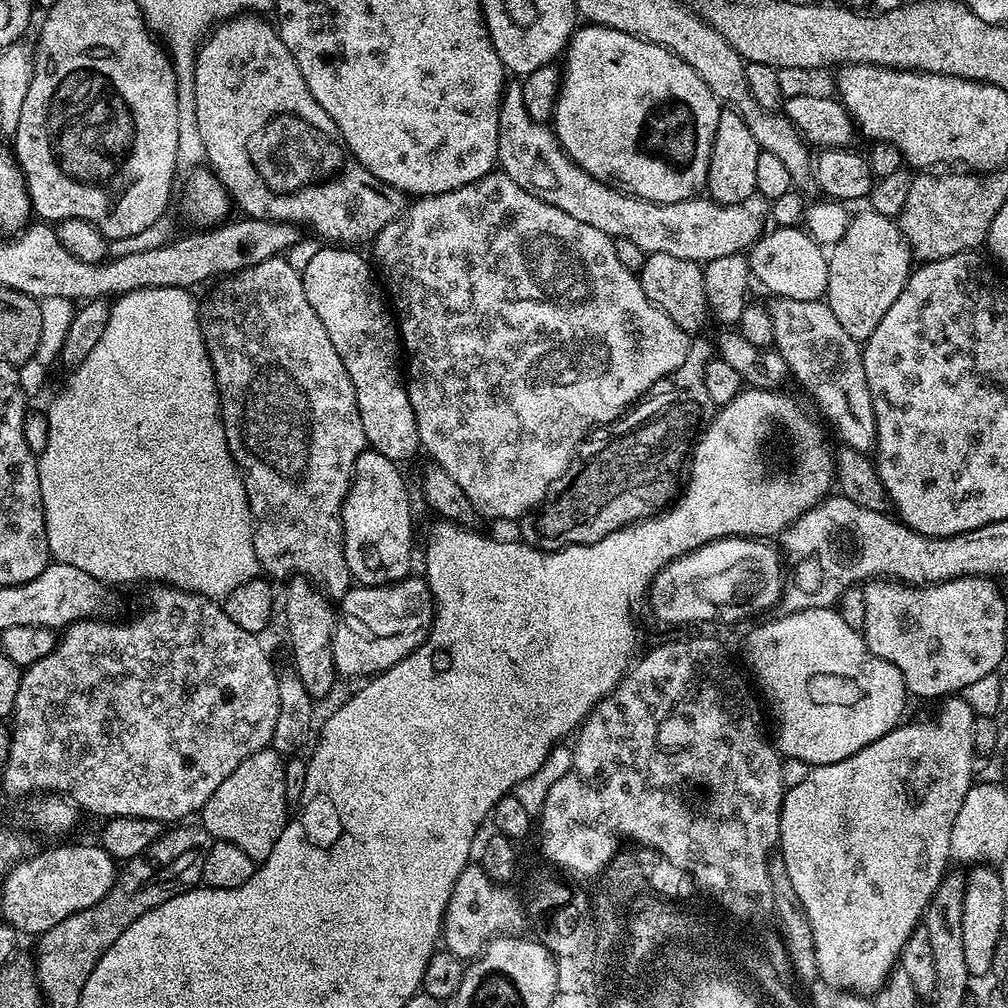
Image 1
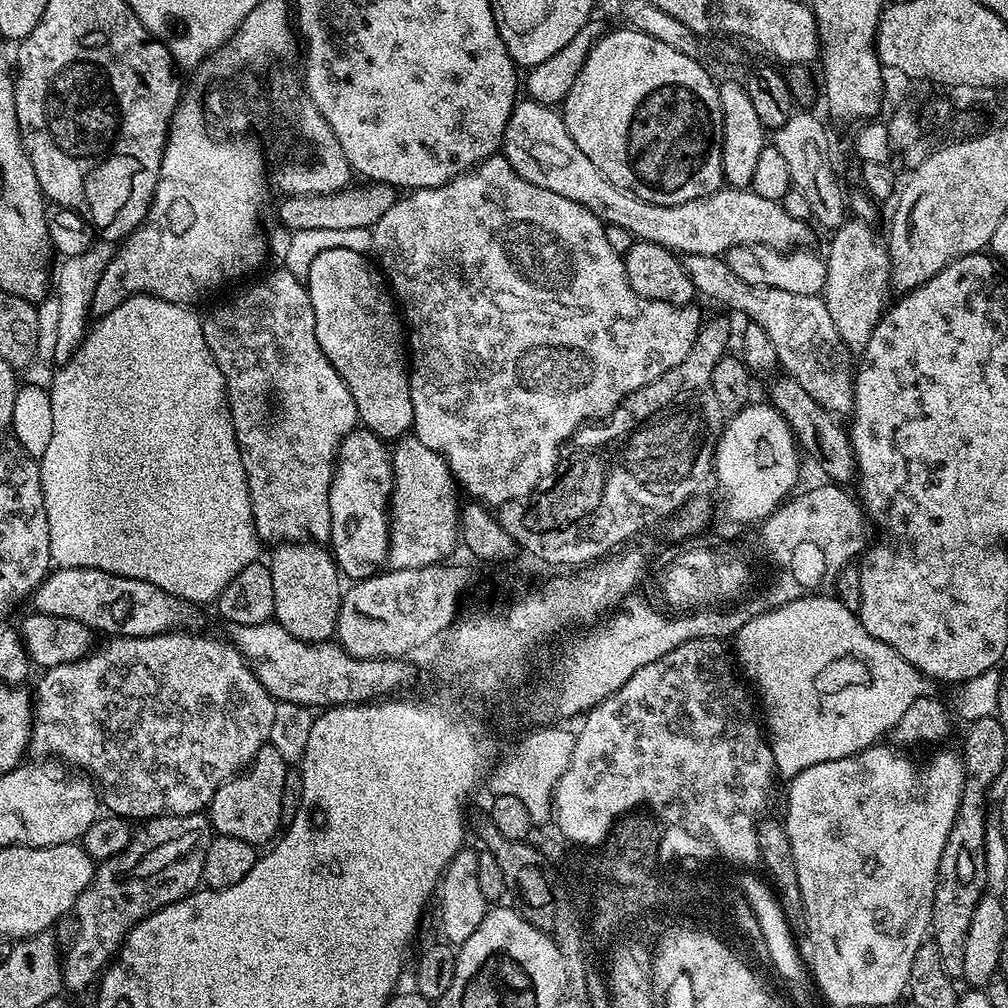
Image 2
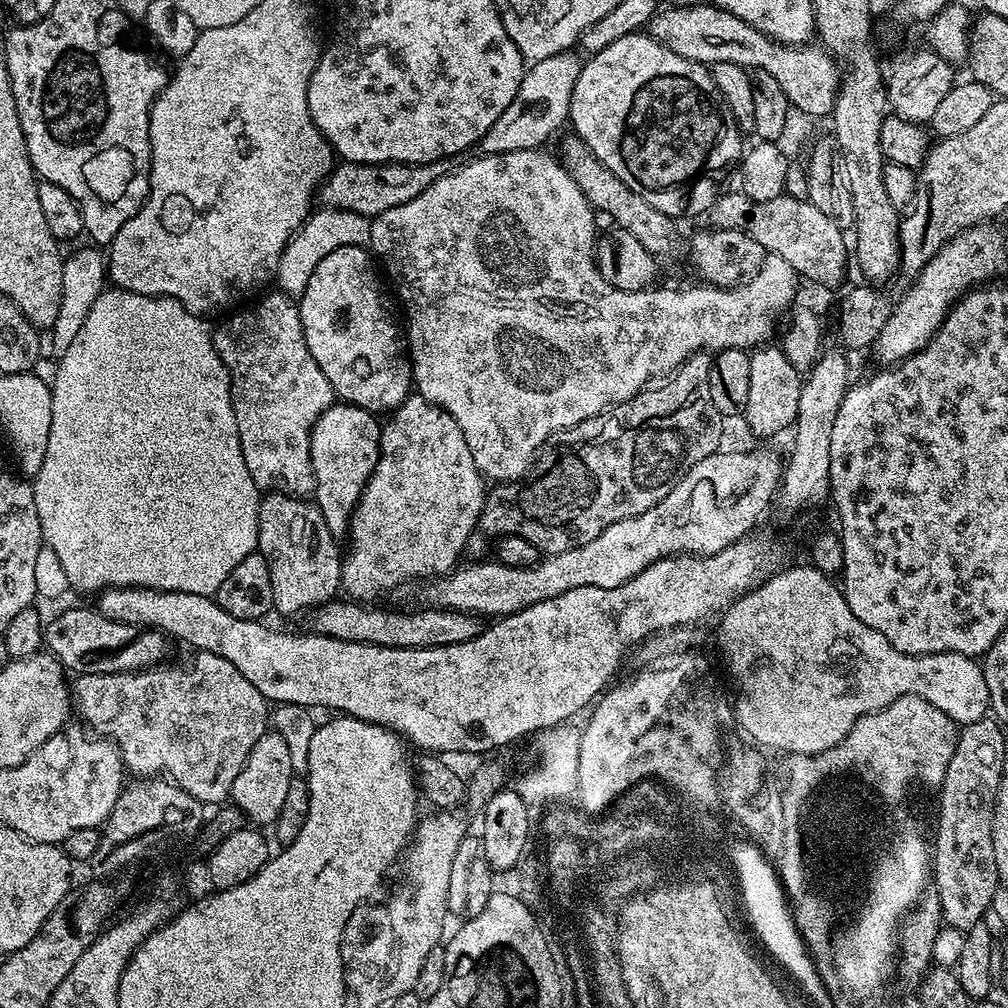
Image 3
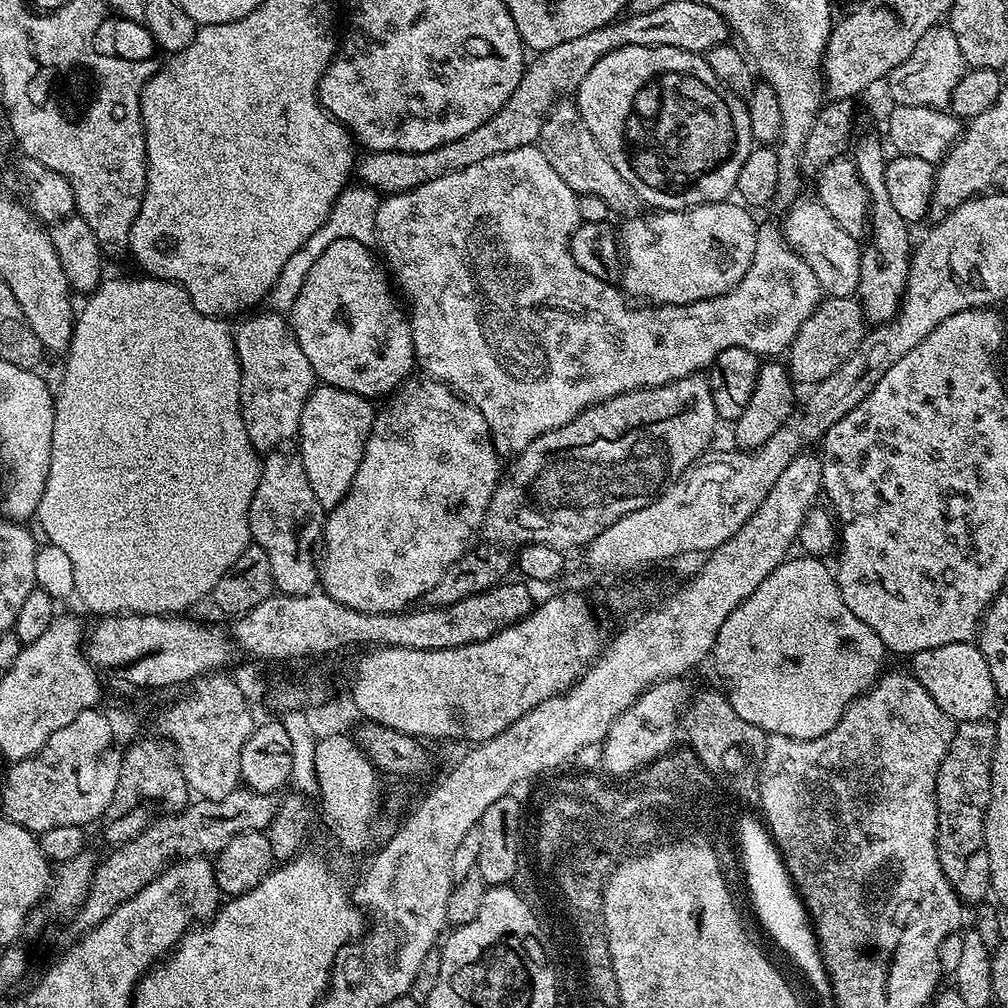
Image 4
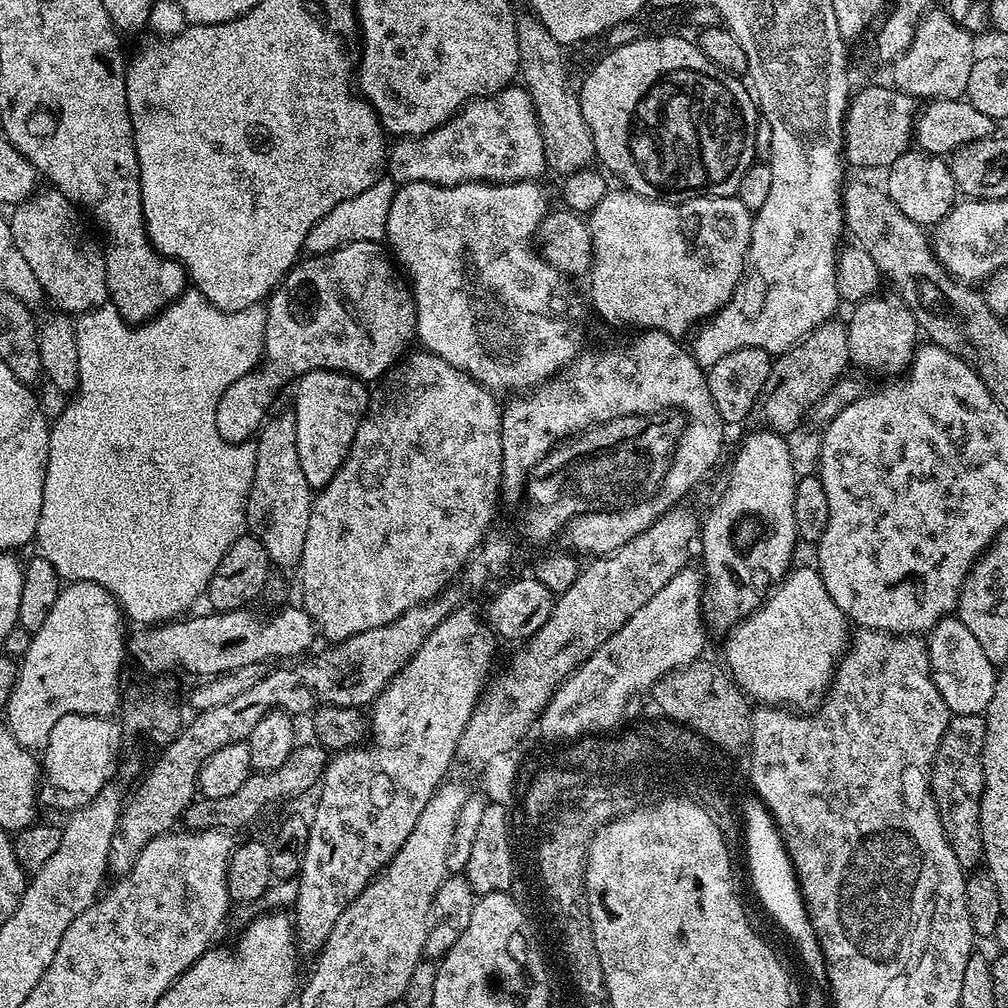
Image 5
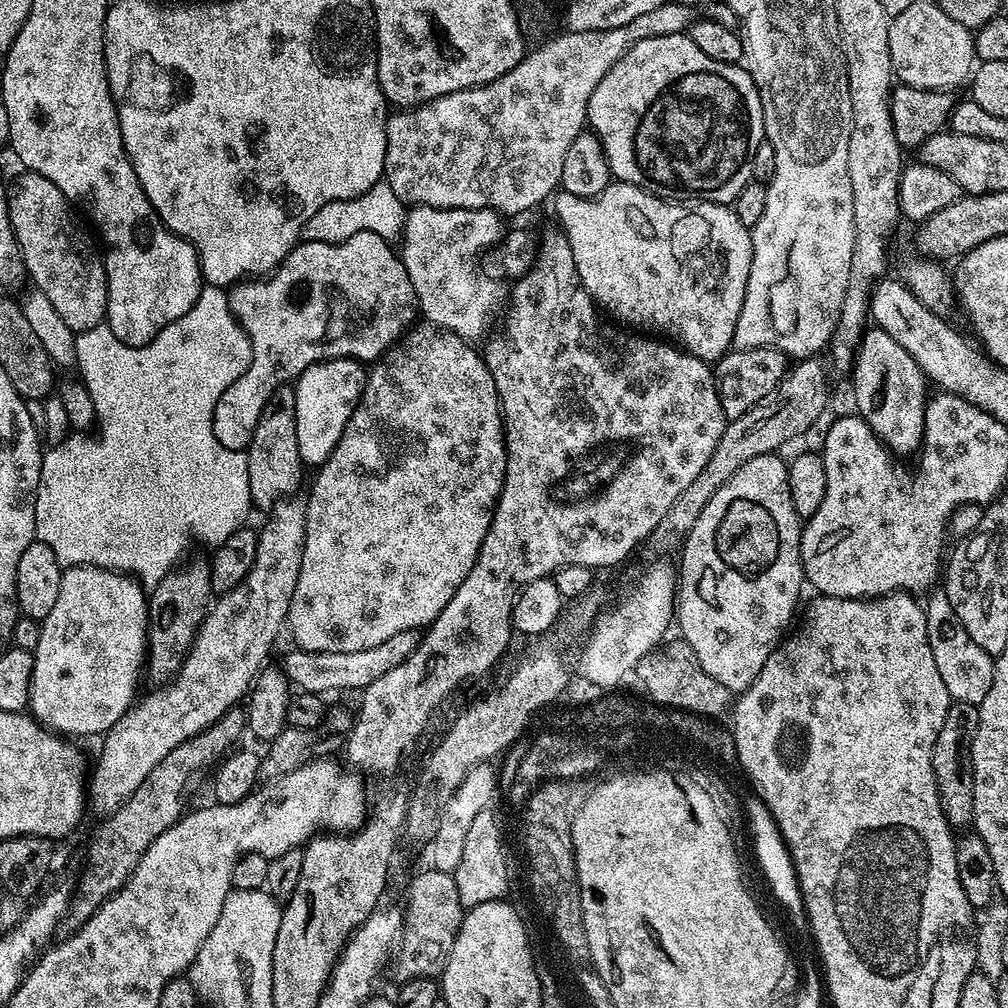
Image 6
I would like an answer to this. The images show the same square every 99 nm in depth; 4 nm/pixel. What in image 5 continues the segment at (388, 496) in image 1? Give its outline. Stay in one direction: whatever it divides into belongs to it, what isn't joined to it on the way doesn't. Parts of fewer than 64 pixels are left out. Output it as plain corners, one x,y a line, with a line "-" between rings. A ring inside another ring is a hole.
331,368
314,369
301,376
296,388
296,429
298,430
298,462
302,462
302,474
306,474
306,482
313,490
325,488
338,474
338,470
344,465
344,459
348,456
350,446
354,442
354,434
358,430
360,420
368,408
370,388
365,381
357,380
348,373

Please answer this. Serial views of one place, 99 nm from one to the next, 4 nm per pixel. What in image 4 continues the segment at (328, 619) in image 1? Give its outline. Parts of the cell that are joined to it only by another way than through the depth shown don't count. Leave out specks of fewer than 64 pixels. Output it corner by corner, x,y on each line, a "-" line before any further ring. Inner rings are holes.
273,450
263,457
260,465
260,481
254,490
254,498
248,511
248,525
252,535
251,543
255,547
266,550
270,558
270,574
277,593
286,596
302,596
315,593
318,588
318,545
324,535
326,510
314,498
314,490
310,490
310,482
306,478
306,470
302,466
299,455
292,456
288,450

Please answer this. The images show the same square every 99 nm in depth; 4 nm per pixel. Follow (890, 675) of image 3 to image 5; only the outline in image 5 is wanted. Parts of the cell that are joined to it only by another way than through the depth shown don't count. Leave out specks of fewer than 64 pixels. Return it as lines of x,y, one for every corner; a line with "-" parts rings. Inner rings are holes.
793,567
775,586
756,611
727,633
723,663
732,681
753,701
812,710
824,699
836,665
848,650
850,620
835,604
815,567
-
955,615
945,616
935,628
931,629
928,645
928,665
932,668
932,681
942,694
949,713
961,716
987,713
990,702
994,698
998,679
997,665
986,658
982,646
978,646
978,638
966,630
966,626

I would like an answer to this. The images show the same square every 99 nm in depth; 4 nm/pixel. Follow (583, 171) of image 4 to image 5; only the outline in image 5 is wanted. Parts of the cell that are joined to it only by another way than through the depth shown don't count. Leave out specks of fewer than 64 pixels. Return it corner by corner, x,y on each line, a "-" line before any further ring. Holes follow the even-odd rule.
527,10
517,11
514,19
518,34
519,75
522,77
523,87
532,93
532,104
536,108
536,117
540,119
544,162
551,171
553,168
557,172
557,177
563,178
571,172
589,167
596,160
594,138
590,134
590,126
586,126
586,118
582,118
577,89
568,82
564,62
565,45
550,35
534,13

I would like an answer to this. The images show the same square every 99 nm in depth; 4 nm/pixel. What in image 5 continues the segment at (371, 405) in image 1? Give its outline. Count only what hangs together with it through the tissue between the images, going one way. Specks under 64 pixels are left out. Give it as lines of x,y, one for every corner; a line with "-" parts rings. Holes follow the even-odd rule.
354,241
352,244
343,244
340,248
324,255
309,255
307,258
301,259
288,271
287,276
280,281
278,287
272,291
272,295
266,301
266,307
268,309
266,332
288,332
288,336
284,336
284,340
276,340
276,344
280,344
280,352
284,352
284,360
288,360
288,368
308,369
308,364
320,364
323,368
346,372
349,376
356,377
357,380
376,382
413,347
413,345
411,346
412,340
414,344
417,339
416,300
412,296
411,287
398,271
397,265
390,259
389,253
374,241

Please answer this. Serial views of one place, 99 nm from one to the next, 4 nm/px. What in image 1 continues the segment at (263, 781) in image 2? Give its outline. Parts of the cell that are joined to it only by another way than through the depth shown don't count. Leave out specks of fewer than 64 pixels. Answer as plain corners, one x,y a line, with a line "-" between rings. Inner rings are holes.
272,746
258,750
258,754
250,754
250,758
246,758
246,762
242,762
242,766
238,766
238,770
234,770
234,774
230,774
230,778
226,778
226,782
222,782
222,786
218,786
214,794
210,794
206,806
202,809
203,831
208,832
212,838
234,842
241,850
246,850
246,854
250,854
253,860
263,862
270,850
274,850
274,842
278,842
285,824
290,819
284,761
285,757

